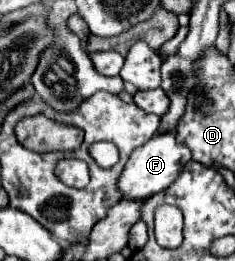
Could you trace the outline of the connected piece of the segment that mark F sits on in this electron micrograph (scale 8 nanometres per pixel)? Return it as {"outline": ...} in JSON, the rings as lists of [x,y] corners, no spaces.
{"outline":[[[158,134],[150,142],[134,150],[134,154],[130,154],[118,178],[118,190],[126,200],[146,200],[166,190],[166,186],[174,182],[174,178],[178,176],[178,170],[182,170],[186,162],[190,162],[190,150],[186,150],[186,146],[178,146],[174,134]]]}

